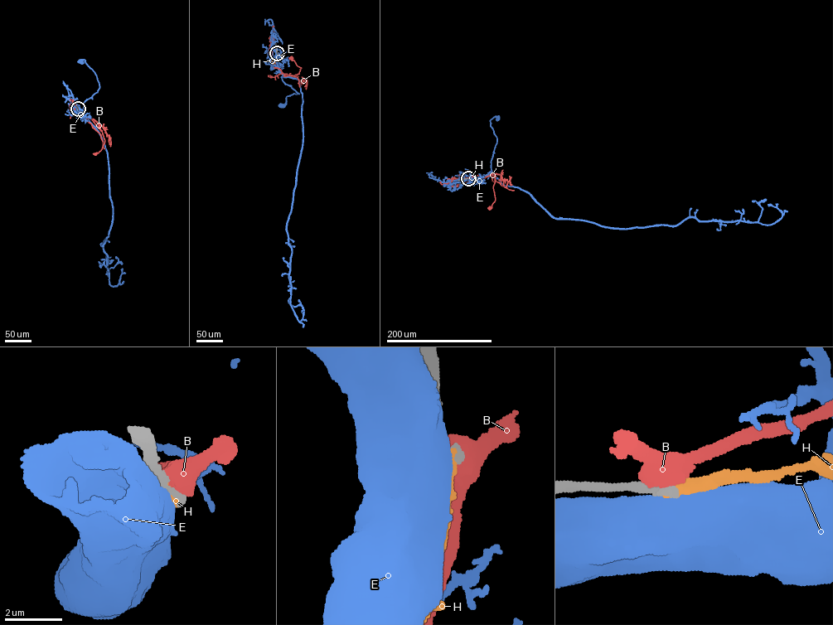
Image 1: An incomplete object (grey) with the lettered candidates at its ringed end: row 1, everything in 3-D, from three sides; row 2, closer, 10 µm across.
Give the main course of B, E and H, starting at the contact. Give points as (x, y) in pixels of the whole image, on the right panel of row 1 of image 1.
B: (468, 178), (493, 176), (495, 201), (489, 208)
E: (468, 178), (491, 172), (491, 161), (496, 138), (490, 120), (495, 116), (498, 118)
H: (468, 178), (480, 177)

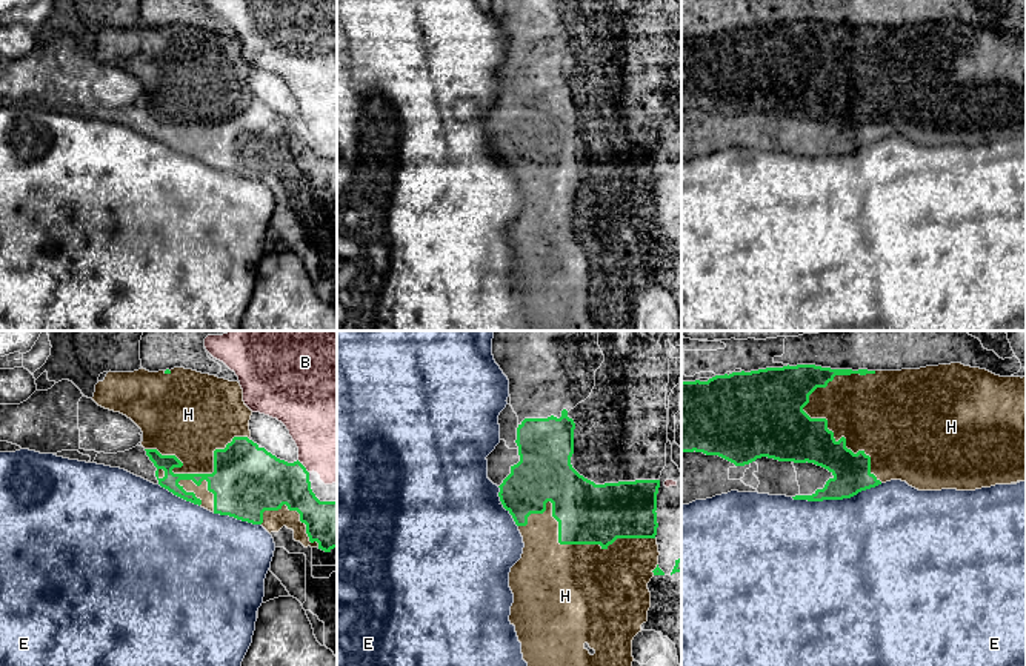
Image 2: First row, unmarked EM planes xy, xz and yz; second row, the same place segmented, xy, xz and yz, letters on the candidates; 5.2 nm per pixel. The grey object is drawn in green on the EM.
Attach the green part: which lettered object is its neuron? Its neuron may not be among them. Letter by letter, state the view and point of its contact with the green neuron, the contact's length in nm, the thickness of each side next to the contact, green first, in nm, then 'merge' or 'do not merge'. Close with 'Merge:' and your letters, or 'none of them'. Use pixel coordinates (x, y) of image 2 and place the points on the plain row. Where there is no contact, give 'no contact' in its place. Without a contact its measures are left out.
B: contact xy (303, 122); length 90 nm; calibres 320 and 440 nm; do not merge
E: contact yz (836, 154); length 480 nm; calibres 190 and 500 nm; do not merge
H: contact yz (828, 85); length 600 nm; calibres 320 and 400 nm; merge
Merge: H

